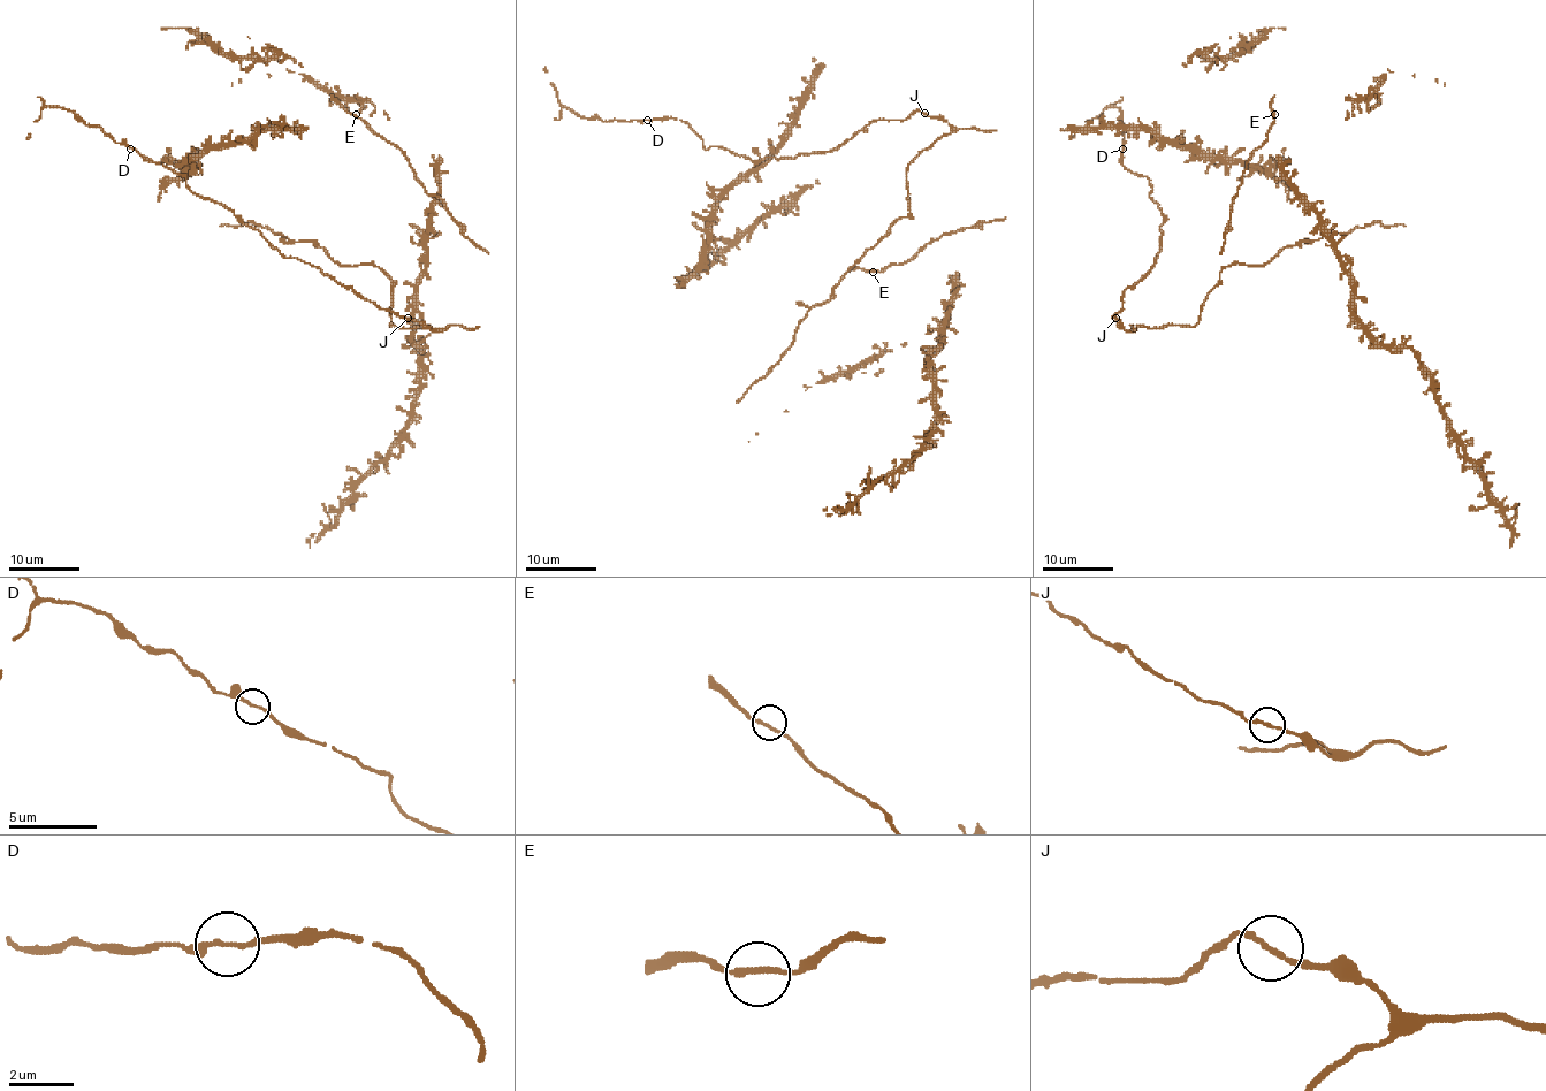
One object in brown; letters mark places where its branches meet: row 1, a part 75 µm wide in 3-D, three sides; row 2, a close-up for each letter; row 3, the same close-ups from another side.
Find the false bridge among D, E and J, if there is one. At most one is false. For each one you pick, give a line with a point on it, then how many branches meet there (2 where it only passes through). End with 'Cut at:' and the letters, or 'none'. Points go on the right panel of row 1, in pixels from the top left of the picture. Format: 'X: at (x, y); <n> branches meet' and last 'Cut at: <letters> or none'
Cut at: none

